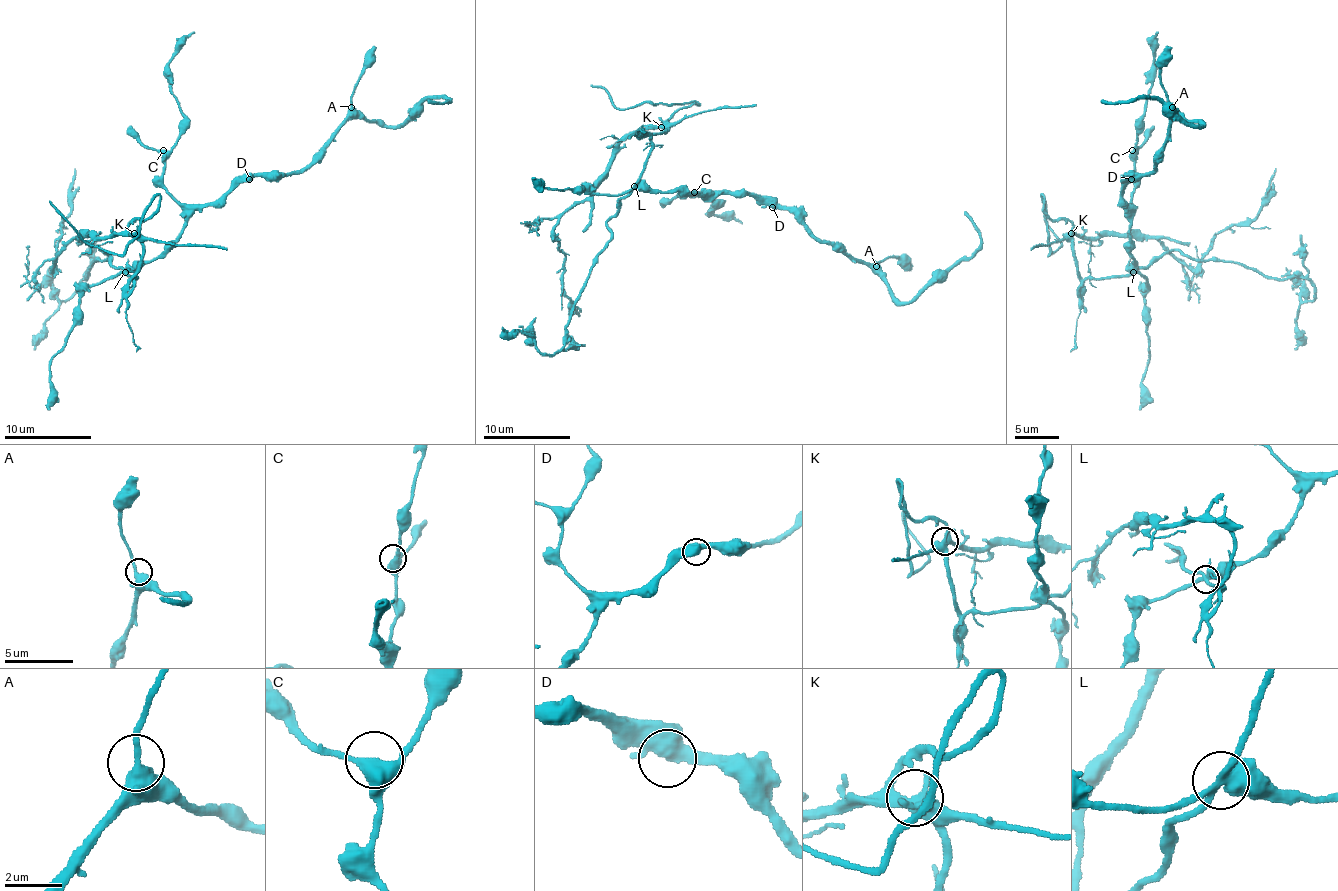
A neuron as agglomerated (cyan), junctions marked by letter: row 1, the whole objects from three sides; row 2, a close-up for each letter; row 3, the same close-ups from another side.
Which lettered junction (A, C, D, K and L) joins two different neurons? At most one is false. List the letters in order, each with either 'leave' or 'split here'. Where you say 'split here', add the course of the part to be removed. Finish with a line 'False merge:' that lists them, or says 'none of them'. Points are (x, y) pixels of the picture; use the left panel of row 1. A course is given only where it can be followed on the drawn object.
A: leave
C: leave
D: leave
K: leave
L: split here; foreign part runs (125, 272), (133, 279), (143, 244), (107, 235), (77, 235), (53, 268), (75, 168)
False merge: L

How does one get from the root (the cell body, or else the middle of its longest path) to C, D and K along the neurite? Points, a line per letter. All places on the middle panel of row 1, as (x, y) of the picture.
C: (670, 190), (705, 194), (688, 194), (694, 192)
D: (670, 190), (702, 194), (755, 194), (772, 207)
K: (670, 190), (651, 192), (639, 181), (651, 149), (651, 135), (668, 129), (661, 127)

